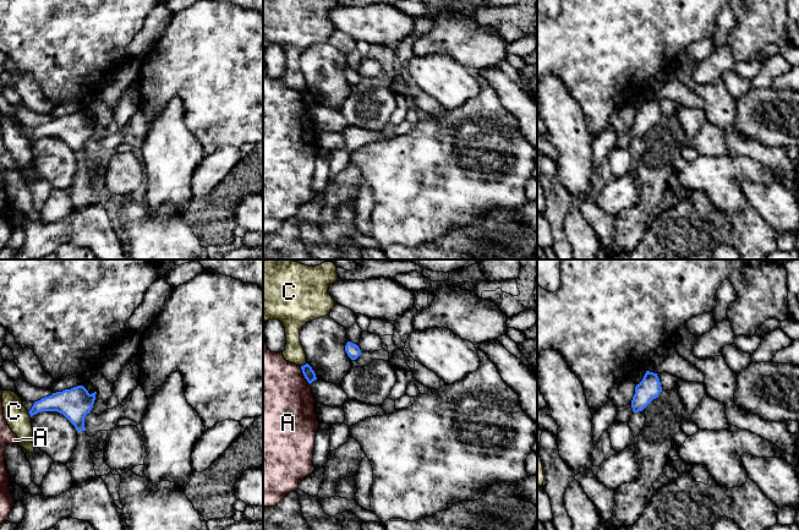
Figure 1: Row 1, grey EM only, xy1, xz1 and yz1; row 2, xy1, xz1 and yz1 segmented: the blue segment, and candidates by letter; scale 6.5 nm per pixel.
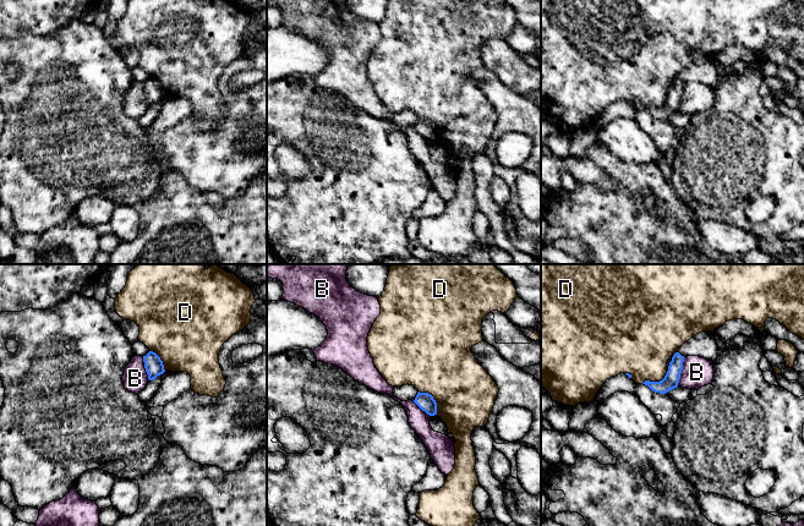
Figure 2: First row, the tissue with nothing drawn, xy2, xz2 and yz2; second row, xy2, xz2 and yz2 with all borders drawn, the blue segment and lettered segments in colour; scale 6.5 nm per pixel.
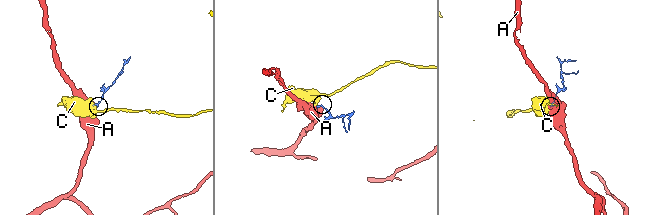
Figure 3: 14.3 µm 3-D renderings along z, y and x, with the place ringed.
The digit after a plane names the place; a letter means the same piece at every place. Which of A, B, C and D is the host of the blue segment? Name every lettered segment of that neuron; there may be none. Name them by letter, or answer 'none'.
none

